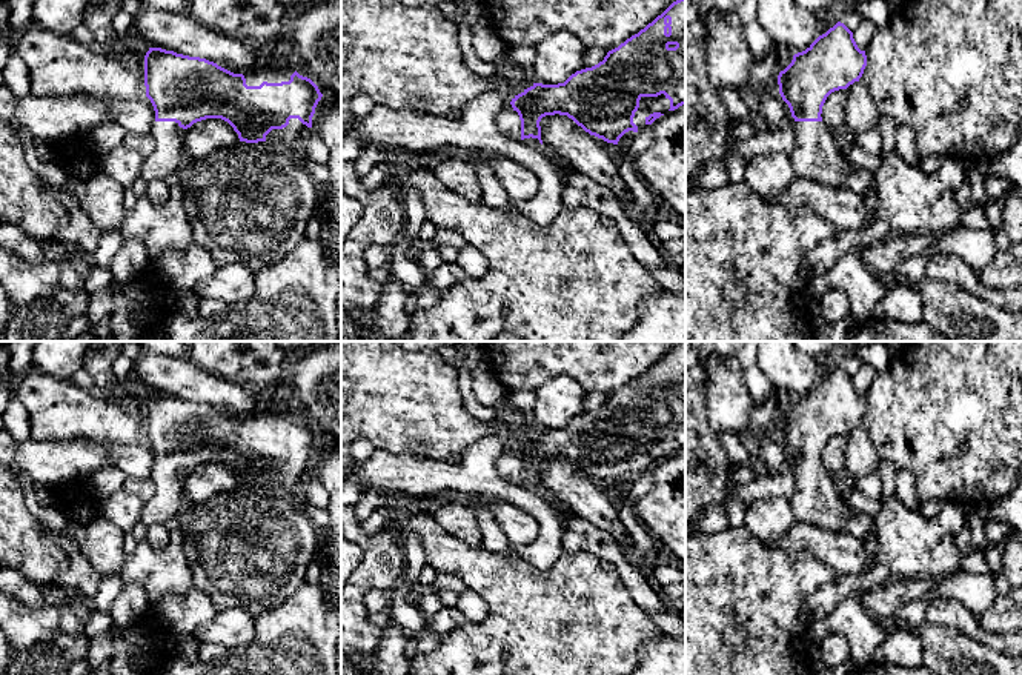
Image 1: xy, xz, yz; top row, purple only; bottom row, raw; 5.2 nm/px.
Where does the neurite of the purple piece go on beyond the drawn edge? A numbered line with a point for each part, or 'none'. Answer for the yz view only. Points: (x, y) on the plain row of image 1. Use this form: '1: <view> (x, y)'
1: yz (816, 502)

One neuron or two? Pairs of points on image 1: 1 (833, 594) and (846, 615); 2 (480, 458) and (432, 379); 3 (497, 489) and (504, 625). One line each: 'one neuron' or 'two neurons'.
1: two neurons
2: two neurons
3: two neurons

